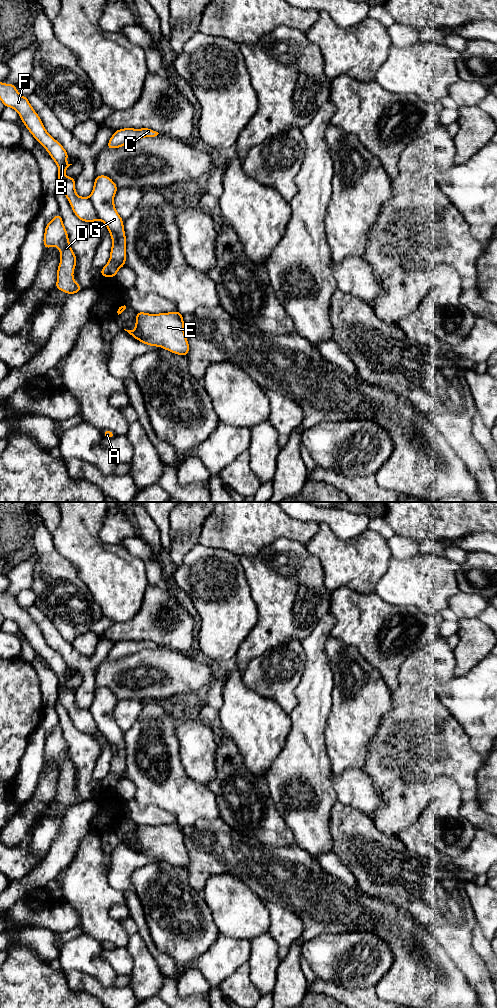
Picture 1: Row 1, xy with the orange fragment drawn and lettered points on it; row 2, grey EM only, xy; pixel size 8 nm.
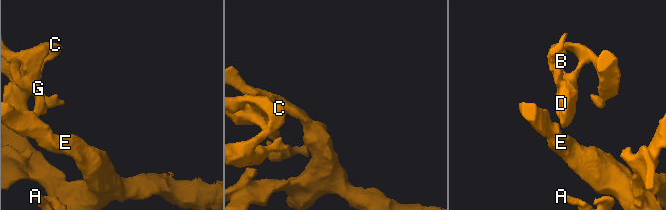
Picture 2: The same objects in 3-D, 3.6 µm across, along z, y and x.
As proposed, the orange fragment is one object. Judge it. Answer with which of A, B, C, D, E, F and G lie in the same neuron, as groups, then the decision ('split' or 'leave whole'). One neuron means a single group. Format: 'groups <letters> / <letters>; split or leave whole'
groups A B E F / C D G; split

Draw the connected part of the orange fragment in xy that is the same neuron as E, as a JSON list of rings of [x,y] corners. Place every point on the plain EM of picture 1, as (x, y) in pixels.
[[[136,825],[135,842],[126,842],[133,850],[152,859],[159,858],[174,866],[187,868],[190,862],[184,844],[182,825]]]

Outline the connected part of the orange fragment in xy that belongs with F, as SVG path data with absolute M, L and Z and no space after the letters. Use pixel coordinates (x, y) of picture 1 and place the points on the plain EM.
M0 594L0 612L5 619L11 619L18 624L25 639L57 676L58 701L67 709L76 729L88 735L98 732L99 729L90 711L76 706L76 690L64 687L67 680L72 677L66 674L69 666L57 652L48 646L39 627L30 617L28 609L21 608L16 597Z

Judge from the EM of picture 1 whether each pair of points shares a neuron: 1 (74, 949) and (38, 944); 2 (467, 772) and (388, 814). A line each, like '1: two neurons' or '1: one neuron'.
1: two neurons
2: one neuron

